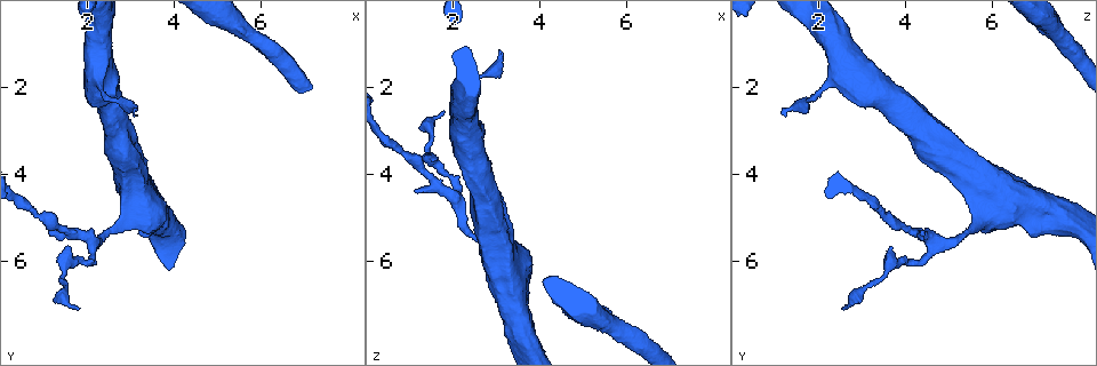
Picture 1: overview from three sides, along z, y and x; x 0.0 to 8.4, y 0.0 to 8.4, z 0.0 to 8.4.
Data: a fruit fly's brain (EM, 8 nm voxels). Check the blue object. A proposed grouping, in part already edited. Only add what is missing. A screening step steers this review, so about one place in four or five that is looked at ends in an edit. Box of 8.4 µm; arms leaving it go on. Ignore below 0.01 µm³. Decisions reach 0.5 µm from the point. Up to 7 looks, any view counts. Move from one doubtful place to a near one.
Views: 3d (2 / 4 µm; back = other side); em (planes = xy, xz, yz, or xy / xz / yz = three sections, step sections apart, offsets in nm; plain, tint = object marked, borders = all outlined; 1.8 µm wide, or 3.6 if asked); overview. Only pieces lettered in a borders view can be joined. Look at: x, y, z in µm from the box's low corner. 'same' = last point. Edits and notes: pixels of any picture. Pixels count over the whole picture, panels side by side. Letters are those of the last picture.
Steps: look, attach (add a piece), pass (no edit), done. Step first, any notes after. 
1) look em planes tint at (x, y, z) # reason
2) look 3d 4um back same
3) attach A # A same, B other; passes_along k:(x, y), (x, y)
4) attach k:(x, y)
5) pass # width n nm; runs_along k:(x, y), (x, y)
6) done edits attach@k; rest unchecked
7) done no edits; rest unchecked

look 3d 2um at (3.00, 2.65, 1.20) # free end

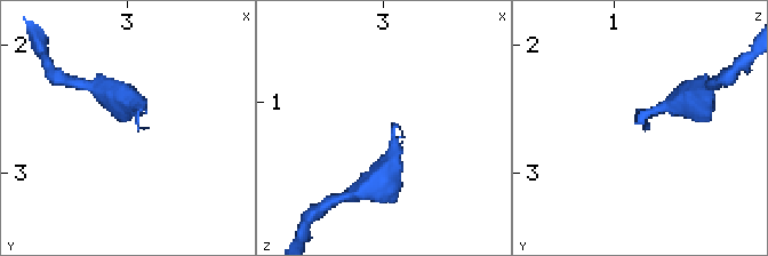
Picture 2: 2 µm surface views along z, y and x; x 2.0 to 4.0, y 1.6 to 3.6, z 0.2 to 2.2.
look em planes borders at (3.06, 2.64, 1.16) # shape alone is not enough

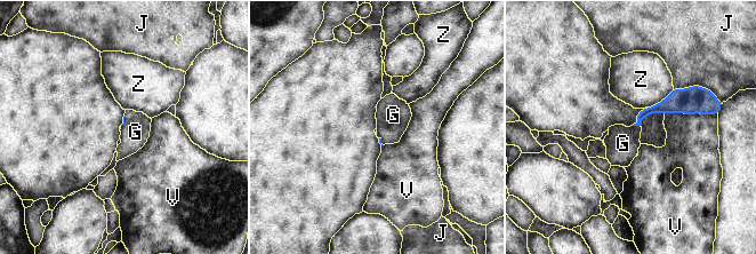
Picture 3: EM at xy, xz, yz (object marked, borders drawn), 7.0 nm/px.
attach G # G same, J other, V other, Z other; the neuron continues

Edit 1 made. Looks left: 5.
look overview

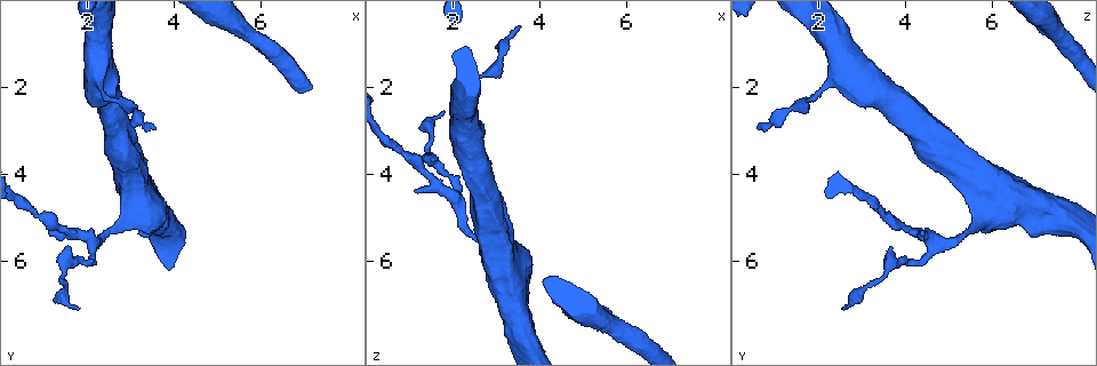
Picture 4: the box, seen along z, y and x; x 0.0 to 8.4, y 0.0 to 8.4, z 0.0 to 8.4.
look em 3.6um planes borders at (1.10, 5.35, 4.35) # branch stops here

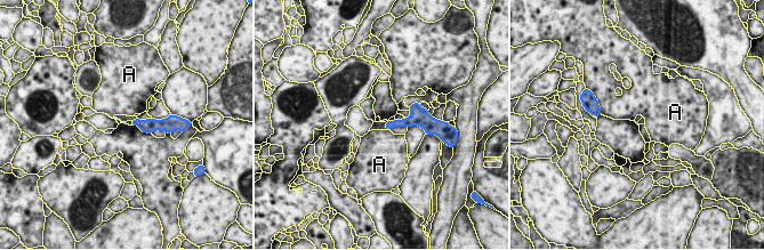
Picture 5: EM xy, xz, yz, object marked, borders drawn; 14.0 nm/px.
pass # A other; border 5:(600, 110), (601, 113); no lettered piece goes on from it

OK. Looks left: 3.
done edits attach@3; rest unchecked

